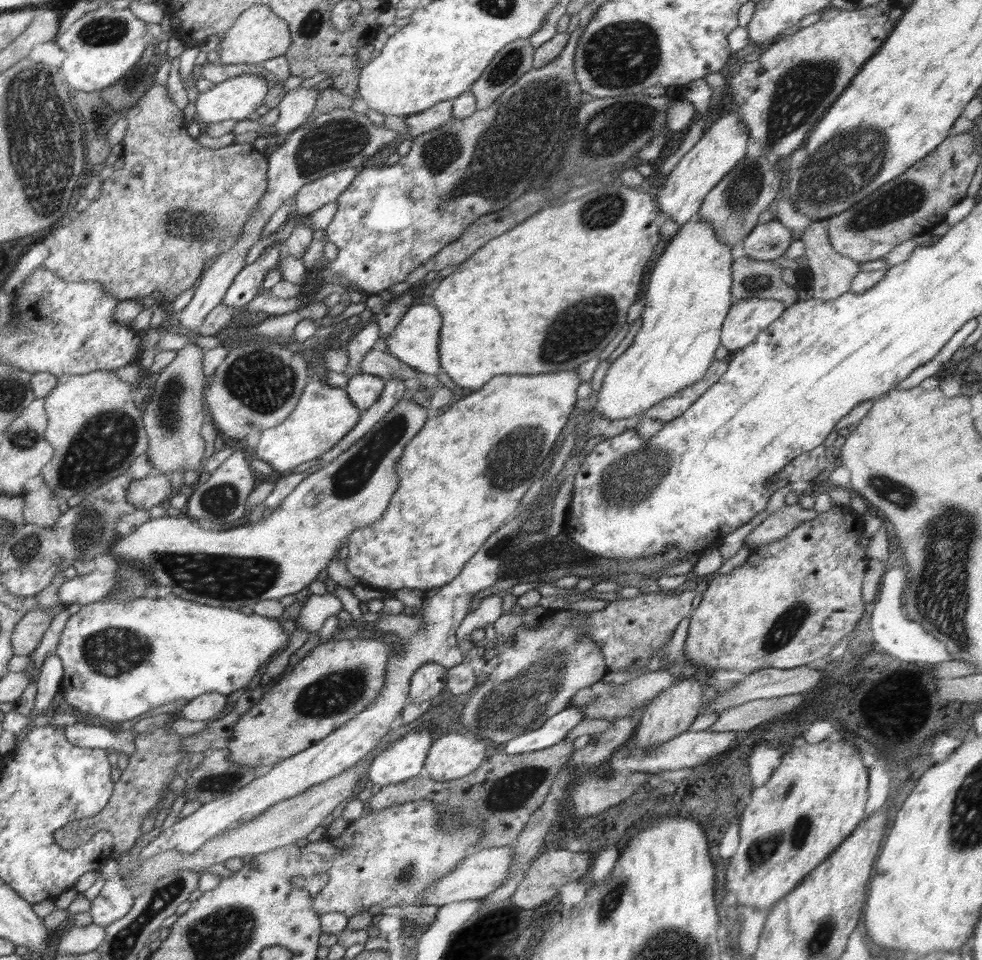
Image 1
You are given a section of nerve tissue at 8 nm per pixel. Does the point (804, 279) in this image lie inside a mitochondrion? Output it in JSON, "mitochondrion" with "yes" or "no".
{"mitochondrion":"no"}

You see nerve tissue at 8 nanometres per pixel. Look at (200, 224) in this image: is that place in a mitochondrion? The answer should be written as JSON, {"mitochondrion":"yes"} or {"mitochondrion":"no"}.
{"mitochondrion":"yes"}

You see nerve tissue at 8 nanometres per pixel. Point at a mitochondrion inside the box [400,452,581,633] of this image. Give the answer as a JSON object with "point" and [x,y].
{"point":[525,562]}

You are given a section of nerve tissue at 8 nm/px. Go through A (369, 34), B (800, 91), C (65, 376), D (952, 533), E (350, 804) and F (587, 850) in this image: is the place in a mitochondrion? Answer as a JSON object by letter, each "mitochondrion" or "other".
{"A":"other","B":"mitochondrion","C":"other","D":"mitochondrion","E":"other","F":"other"}

